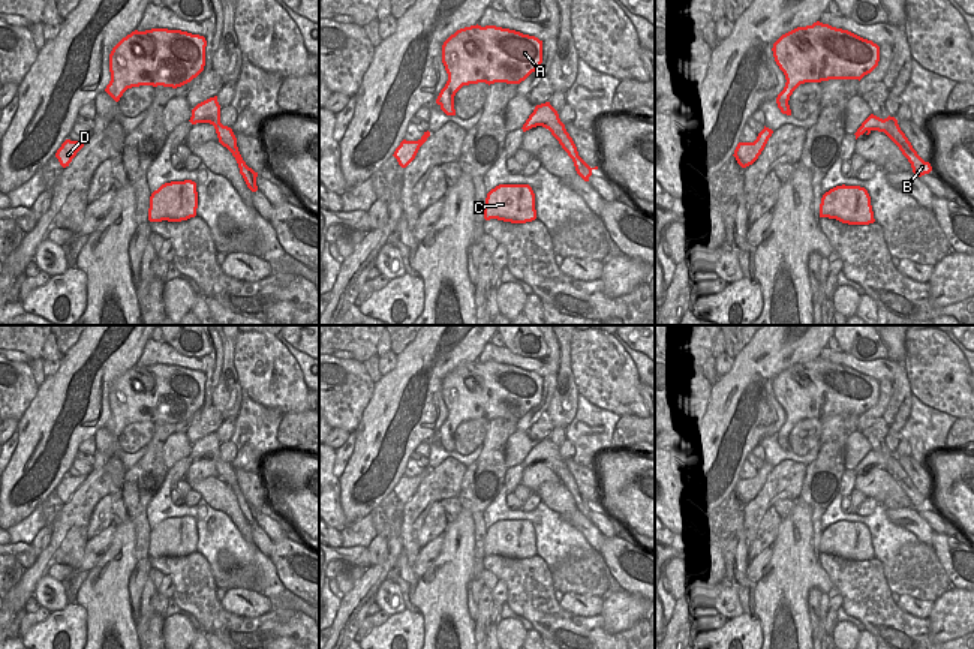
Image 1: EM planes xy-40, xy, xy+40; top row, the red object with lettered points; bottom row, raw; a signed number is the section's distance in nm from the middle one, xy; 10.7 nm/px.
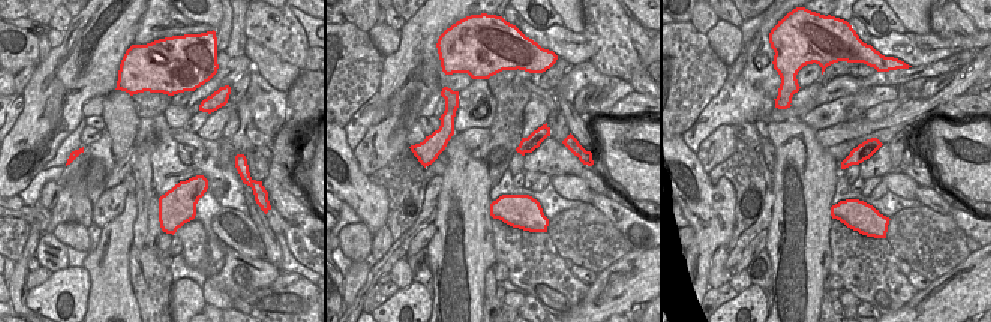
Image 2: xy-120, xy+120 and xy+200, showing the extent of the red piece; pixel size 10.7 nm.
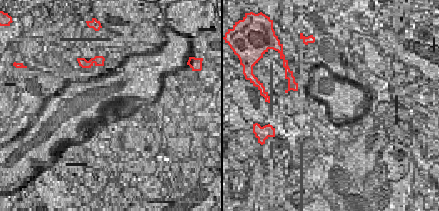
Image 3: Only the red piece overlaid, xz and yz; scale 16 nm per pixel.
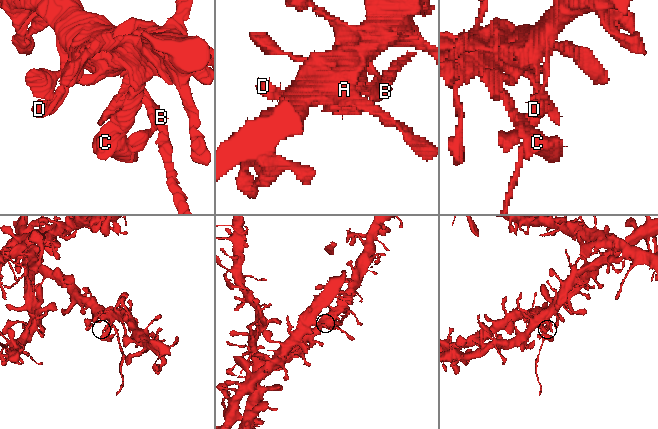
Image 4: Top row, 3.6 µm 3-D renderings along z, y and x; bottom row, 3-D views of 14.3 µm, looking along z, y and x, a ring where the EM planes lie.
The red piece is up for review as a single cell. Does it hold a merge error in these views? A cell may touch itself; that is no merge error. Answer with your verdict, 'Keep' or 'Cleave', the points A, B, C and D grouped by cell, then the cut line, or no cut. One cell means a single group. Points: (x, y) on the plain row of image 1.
Cleave. Groups: A C D / B. Split along xy (559, 454), (550, 466).

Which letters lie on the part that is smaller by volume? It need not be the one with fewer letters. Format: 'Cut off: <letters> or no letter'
Cut off: B.

